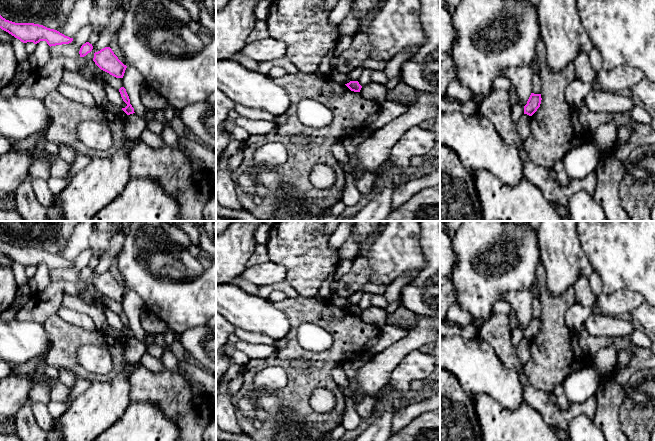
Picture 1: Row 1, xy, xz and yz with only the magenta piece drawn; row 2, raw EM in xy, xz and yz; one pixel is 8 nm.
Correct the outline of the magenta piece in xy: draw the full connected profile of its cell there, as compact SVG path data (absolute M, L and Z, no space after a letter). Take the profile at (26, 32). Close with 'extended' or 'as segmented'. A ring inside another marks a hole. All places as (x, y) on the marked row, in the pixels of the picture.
M0 15L0 28L23 43L46 41L51 46L69 44L73 38L65 36L57 30L34 23L15 23Z | as segmented

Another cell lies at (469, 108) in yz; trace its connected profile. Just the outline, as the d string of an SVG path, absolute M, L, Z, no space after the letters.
M440 98L440 113L442 112L460 112L465 115L477 115L479 105L473 101L449 102Z

